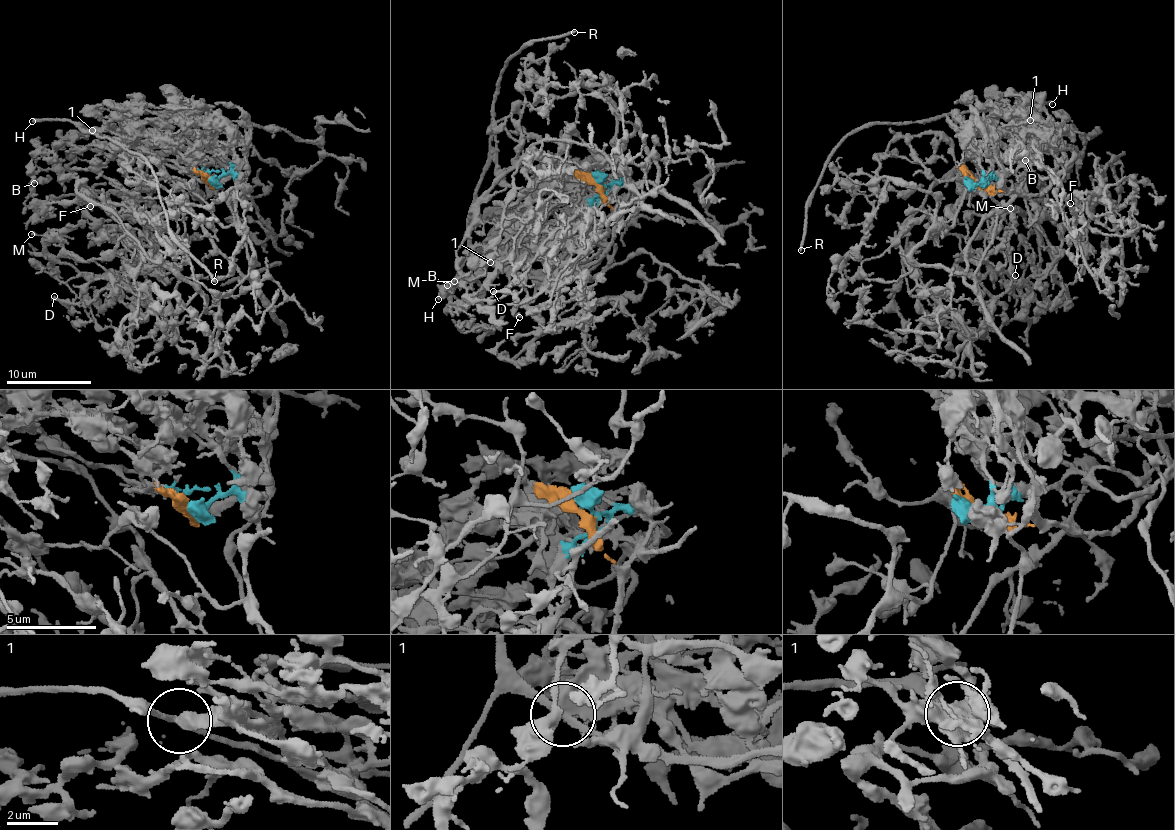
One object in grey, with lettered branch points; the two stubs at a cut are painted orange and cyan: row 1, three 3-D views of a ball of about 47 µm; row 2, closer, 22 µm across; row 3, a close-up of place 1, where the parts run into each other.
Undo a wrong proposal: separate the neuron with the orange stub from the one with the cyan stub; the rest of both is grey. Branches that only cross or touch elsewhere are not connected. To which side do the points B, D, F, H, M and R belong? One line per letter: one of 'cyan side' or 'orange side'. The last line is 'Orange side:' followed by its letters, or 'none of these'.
B: cyan side
D: cyan side
F: cyan side
H: orange side
M: cyan side
R: orange side
Orange side: H, R

